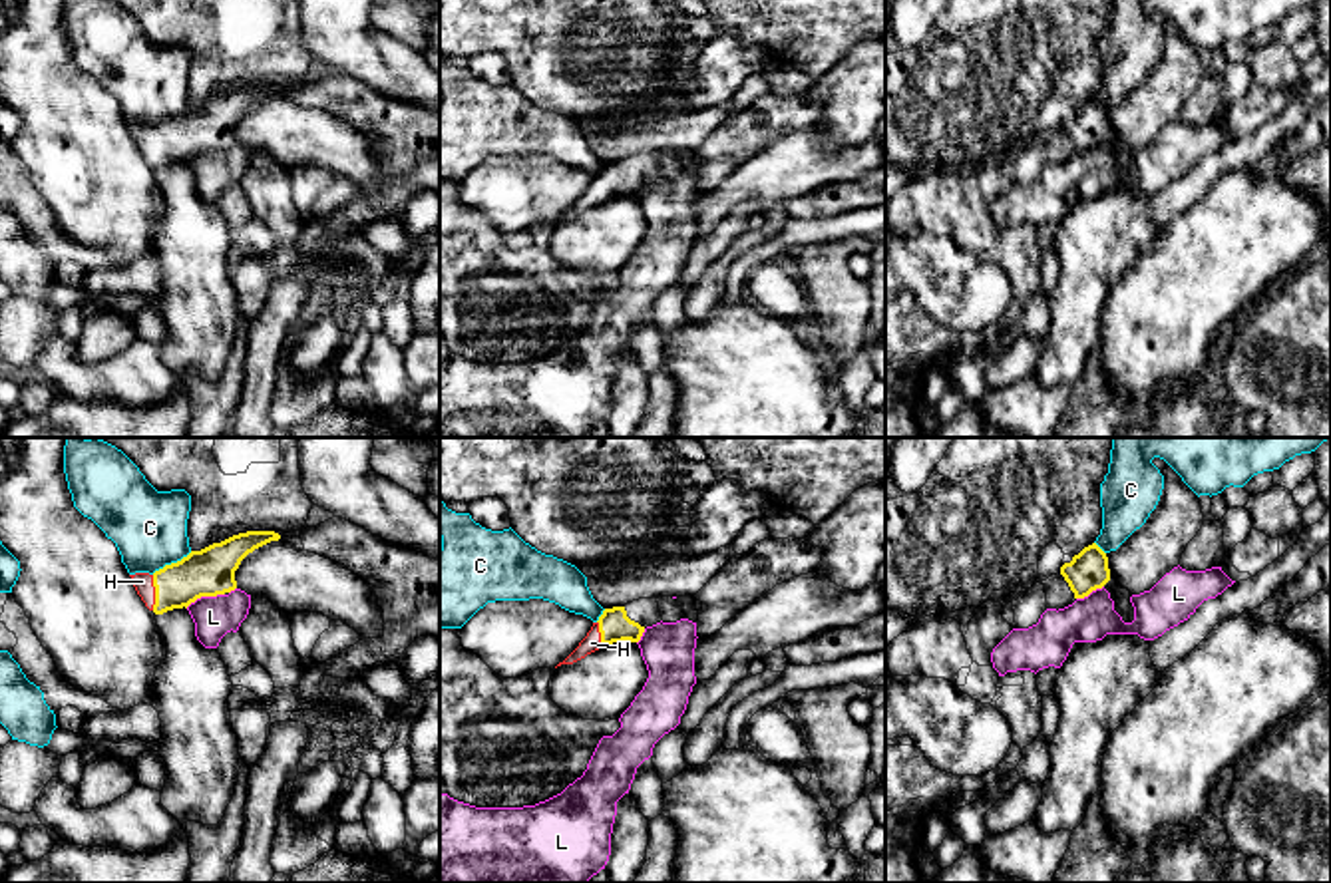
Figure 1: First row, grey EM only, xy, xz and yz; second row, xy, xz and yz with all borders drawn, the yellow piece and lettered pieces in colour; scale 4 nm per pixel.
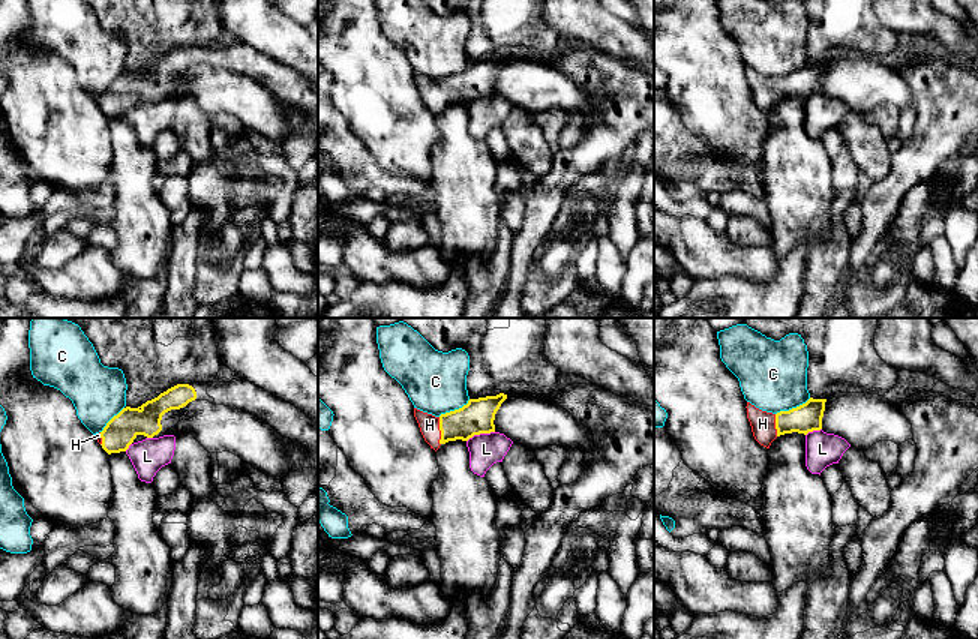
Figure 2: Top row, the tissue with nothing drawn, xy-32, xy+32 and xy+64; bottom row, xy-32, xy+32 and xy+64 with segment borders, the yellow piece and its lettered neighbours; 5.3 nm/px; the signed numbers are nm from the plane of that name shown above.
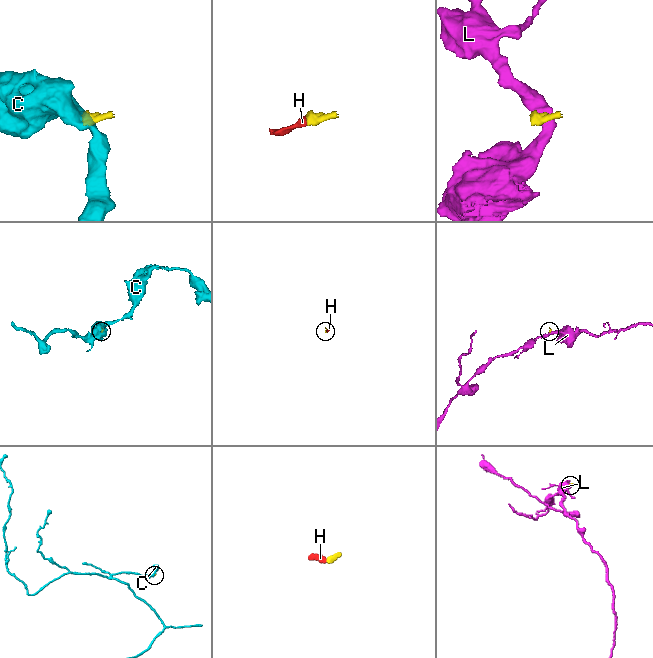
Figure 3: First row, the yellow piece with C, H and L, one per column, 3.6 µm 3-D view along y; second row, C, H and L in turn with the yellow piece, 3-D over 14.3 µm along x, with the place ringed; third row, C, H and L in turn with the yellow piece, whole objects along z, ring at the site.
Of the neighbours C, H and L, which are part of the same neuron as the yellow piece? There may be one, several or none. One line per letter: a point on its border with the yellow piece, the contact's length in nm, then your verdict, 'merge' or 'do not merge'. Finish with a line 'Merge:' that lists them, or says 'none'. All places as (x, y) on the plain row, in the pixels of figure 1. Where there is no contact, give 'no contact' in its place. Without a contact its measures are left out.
C: meets yellow in xy at (172, 118); contact 190 nm long; do not merge
H: meets yellow in xy at (156, 148); contact 140 nm long; merge
L: meets yellow in xy at (203, 150); contact 170 nm long; do not merge
Merge: H

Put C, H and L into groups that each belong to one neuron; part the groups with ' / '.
C / H / L

